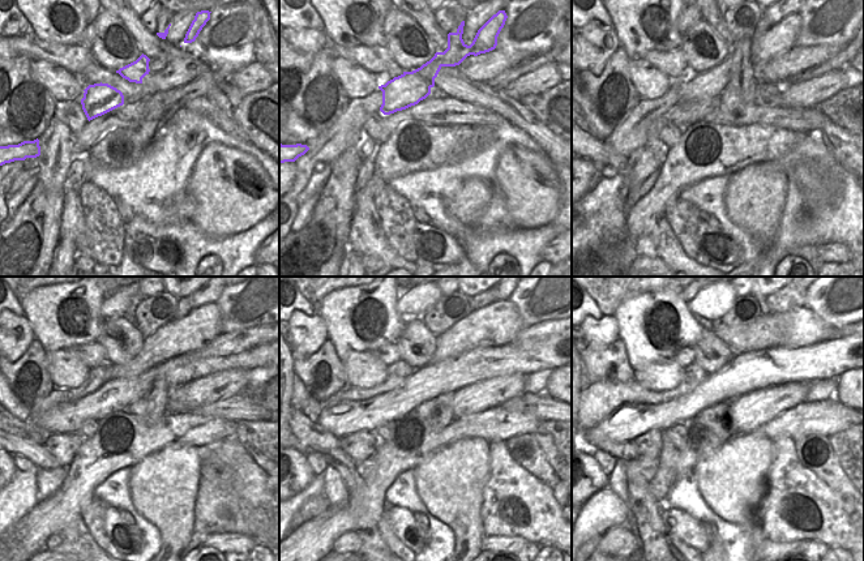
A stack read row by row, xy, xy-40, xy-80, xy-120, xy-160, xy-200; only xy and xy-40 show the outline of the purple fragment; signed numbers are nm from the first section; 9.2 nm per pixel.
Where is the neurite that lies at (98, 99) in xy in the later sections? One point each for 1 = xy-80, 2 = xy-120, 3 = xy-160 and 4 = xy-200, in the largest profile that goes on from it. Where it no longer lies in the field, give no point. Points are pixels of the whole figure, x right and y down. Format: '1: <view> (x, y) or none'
1: xy-80 (777, 41)
2: xy-120 (201, 325)
3: xy-160 (499, 324)
4: xy-200 (803, 326)

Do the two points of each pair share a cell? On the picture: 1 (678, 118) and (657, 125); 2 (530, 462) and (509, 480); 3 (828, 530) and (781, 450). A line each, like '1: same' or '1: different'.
1: same
2: different
3: same

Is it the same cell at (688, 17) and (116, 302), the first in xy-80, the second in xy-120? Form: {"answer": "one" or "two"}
{"answer": "one"}

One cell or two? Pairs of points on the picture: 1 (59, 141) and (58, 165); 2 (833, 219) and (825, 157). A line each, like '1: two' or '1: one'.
1: one
2: one

